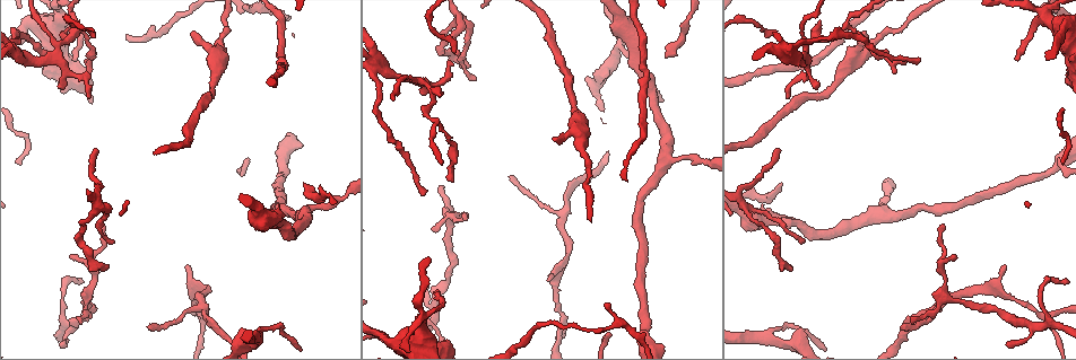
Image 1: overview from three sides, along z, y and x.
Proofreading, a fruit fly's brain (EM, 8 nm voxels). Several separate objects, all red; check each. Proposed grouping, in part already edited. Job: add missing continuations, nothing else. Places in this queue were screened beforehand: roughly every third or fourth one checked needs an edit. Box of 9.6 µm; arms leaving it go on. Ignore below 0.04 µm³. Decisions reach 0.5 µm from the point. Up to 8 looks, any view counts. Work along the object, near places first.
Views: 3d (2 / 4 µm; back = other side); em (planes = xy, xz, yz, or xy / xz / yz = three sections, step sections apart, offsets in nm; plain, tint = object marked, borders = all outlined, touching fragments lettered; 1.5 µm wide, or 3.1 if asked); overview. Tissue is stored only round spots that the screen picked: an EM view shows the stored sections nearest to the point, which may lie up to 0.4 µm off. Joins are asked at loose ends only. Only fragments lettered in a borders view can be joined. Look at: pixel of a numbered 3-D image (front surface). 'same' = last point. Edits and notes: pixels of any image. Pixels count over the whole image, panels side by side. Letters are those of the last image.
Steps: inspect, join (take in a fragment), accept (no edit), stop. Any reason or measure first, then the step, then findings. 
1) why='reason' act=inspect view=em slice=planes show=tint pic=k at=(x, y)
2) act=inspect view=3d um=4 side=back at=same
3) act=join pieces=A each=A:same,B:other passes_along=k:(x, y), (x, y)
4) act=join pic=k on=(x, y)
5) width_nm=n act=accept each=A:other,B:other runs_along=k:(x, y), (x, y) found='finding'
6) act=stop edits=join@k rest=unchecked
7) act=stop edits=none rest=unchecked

why='thin end' act=inspect view=3d um=2 pic=1 at=(900, 327)

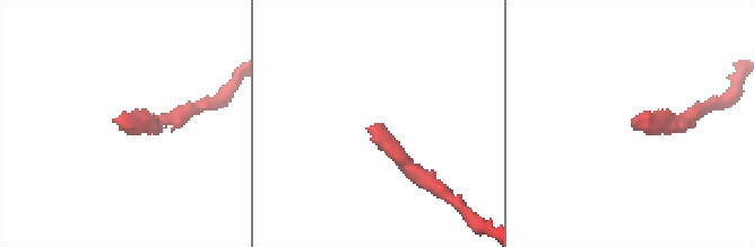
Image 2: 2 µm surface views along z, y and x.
act=inspect view=em slice=xz step=8 show=borders pic=2 at=(116, 118)

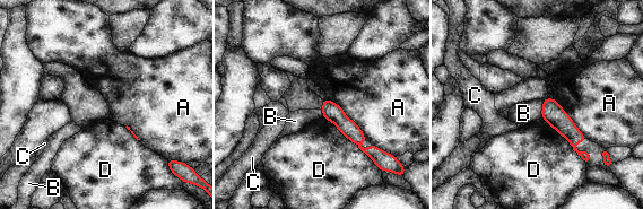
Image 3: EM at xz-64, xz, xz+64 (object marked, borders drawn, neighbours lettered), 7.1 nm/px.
act=accept each=A:other,B:other,C:other,D:other runs_along=3:(326, 102), (363, 149), (374, 149) found='none of them fits'

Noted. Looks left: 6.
why='branch stops here' act=inspect view=em slice=planes show=borders pic=1 at=(464, 218)

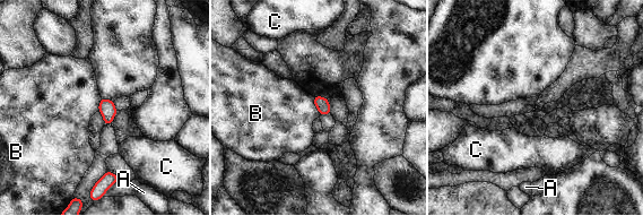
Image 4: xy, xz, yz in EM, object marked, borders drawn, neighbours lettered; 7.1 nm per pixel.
act=accept each=A:other,B:other,C:other found='none of them fits'

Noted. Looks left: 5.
why='thin end' act=inspect view=em slice=planes show=borders pic=1 at=(458, 56)

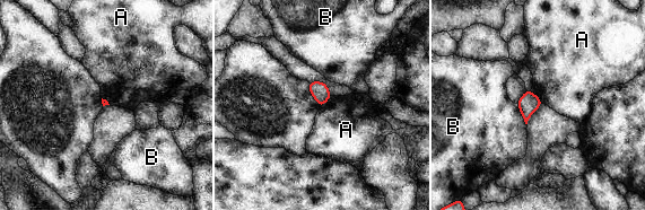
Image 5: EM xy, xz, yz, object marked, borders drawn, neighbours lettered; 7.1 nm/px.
act=accept each=A:other,B:other border=5:(530, 90), (543, 103) found='none of them fits'

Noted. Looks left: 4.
act=stop edits=none rest=unchecked

